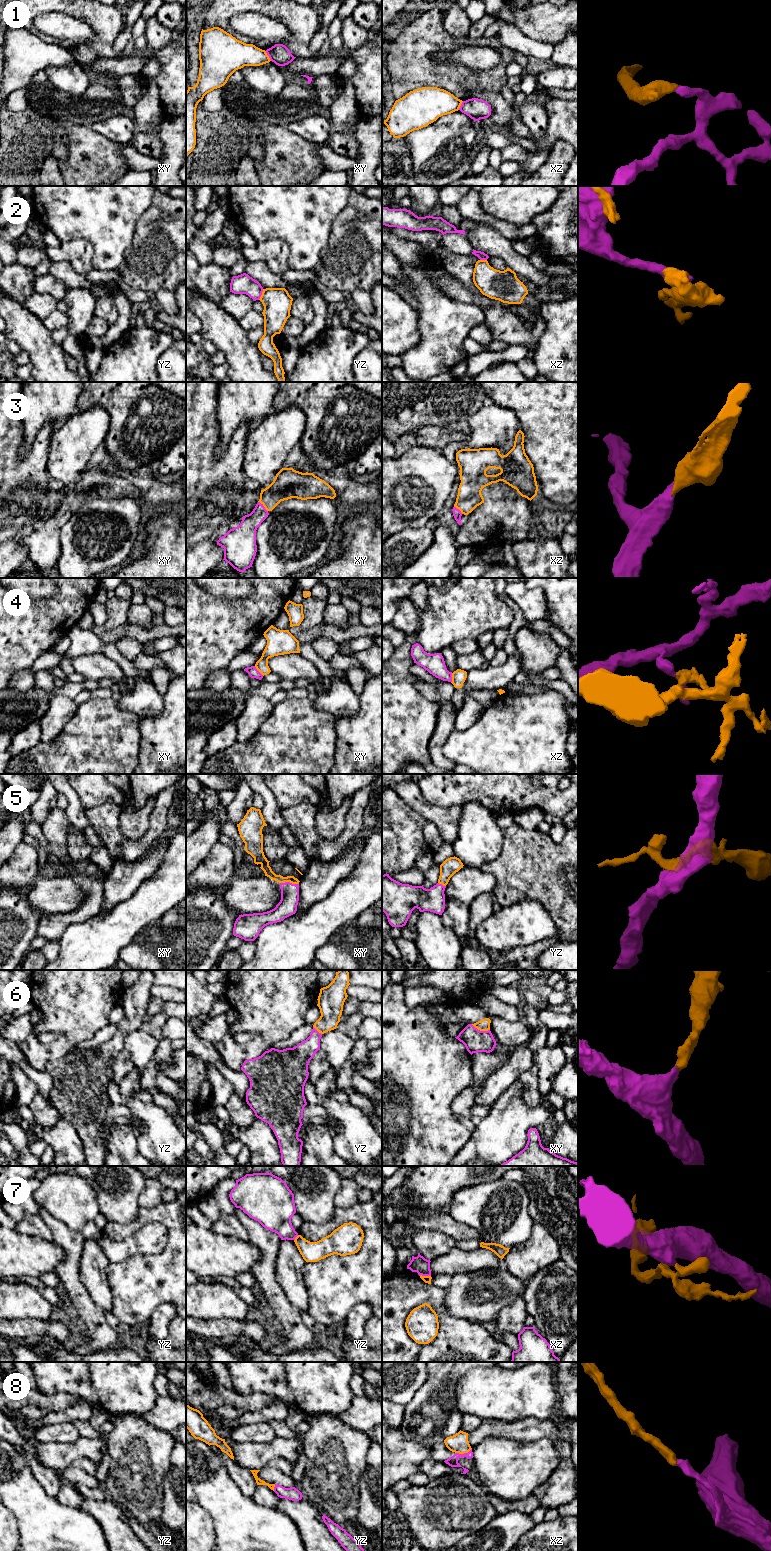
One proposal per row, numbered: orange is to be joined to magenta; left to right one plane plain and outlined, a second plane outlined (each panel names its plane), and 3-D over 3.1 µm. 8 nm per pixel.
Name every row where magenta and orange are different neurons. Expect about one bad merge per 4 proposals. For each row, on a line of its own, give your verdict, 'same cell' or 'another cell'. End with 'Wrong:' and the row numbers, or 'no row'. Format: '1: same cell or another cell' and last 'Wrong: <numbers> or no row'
1: another cell
2: another cell
3: same cell
4: another cell
5: same cell
6: same cell
7: another cell
8: same cell
Wrong: 1, 2, 4, 7

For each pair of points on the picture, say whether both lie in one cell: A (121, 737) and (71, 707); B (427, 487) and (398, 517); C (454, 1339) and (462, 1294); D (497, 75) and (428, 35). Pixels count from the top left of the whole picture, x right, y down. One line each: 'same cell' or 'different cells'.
A: different cells
B: same cell
C: different cells
D: same cell

